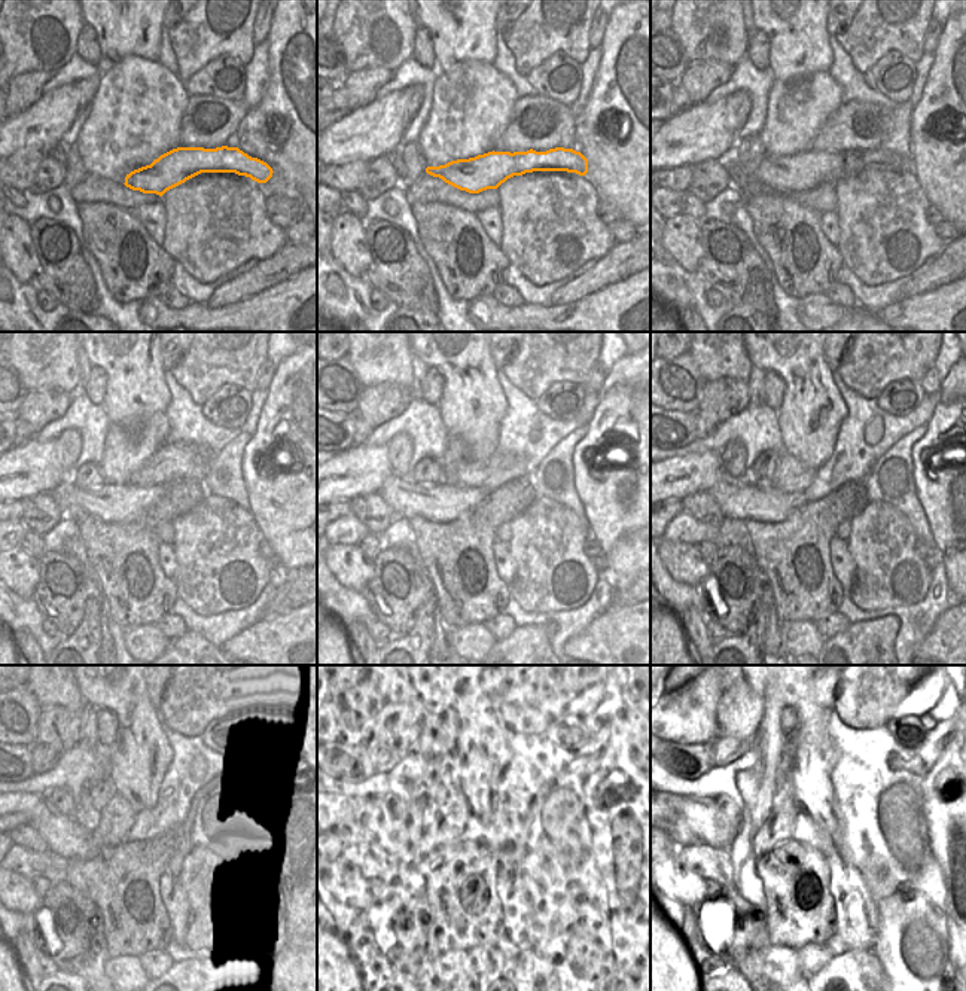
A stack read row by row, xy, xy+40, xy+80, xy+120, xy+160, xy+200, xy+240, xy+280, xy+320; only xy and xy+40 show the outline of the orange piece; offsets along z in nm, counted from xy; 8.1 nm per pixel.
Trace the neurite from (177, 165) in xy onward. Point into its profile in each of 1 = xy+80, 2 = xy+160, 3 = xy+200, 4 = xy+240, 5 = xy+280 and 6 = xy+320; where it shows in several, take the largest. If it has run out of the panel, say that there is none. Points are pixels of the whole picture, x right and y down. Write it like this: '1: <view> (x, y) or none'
1: xy+80 (801, 171)
2: xy+160 (444, 503)
3: xy+200 (740, 499)
4: xy+240 (64, 836)
5: xy+280 (372, 813)
6: xy+320 (700, 813)

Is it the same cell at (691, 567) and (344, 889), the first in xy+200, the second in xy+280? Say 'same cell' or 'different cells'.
same cell

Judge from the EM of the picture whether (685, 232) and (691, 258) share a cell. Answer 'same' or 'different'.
same

